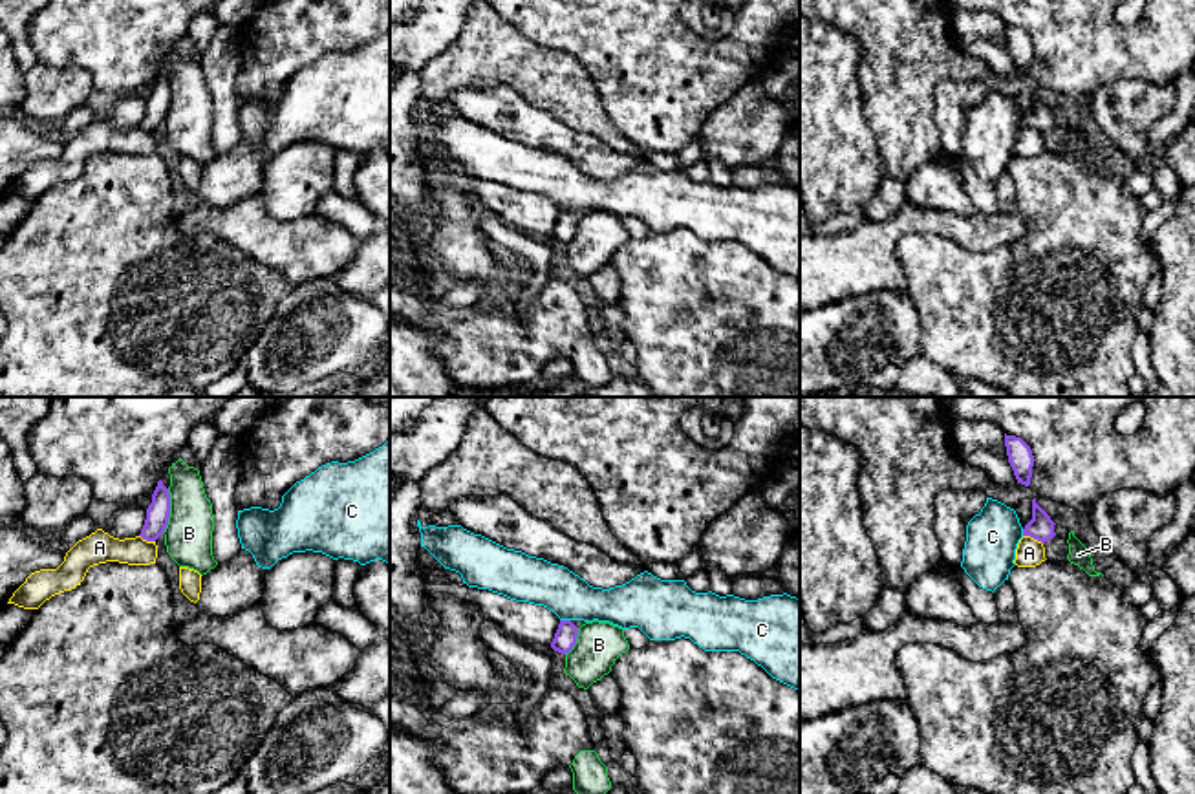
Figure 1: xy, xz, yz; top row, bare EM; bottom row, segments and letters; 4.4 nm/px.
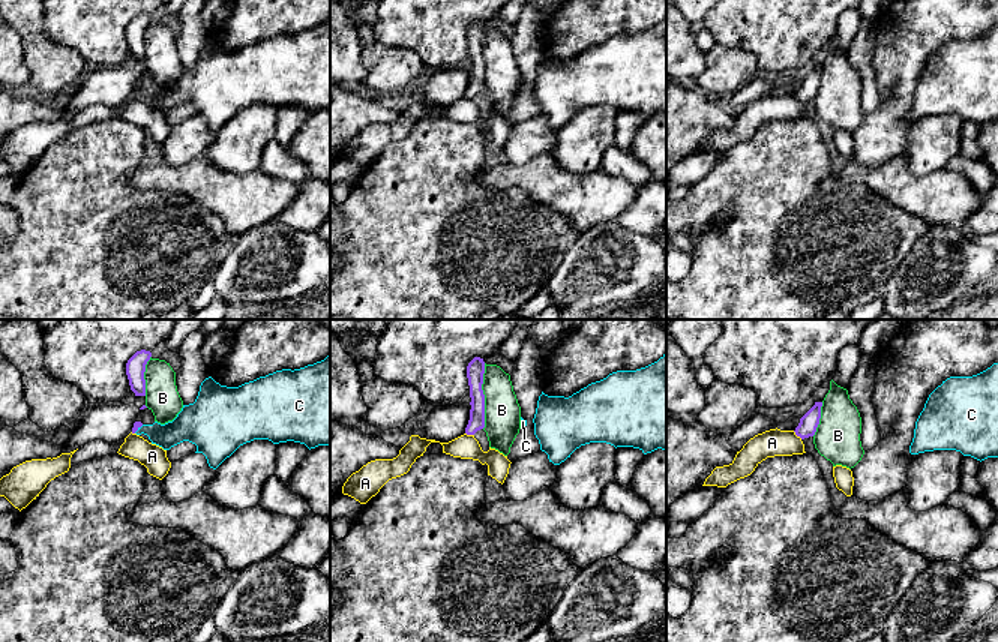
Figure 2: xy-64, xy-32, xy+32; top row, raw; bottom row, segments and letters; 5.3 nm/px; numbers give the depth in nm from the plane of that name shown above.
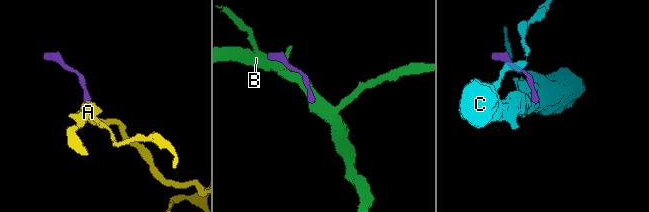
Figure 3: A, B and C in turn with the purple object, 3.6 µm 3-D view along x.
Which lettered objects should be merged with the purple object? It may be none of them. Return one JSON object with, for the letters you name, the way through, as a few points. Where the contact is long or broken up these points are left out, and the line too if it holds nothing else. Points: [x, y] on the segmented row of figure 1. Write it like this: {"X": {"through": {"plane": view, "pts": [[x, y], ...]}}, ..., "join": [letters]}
{"join": []}

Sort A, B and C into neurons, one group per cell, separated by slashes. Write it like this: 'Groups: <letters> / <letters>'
Groups: A / B / C

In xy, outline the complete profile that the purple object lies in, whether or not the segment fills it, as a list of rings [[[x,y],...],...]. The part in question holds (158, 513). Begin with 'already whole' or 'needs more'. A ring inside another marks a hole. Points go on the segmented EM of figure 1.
already whole; [[[159,479],[152,494],[152,503],[146,509],[146,520],[139,536],[146,542],[156,542],[165,532],[168,518],[170,518],[170,492]]]

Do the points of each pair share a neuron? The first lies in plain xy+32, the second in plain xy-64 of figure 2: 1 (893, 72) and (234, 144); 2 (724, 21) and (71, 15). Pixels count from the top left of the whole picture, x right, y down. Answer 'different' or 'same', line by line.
1: different
2: same

